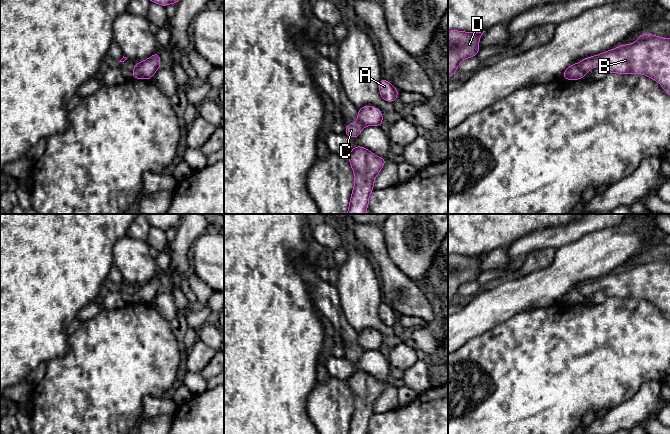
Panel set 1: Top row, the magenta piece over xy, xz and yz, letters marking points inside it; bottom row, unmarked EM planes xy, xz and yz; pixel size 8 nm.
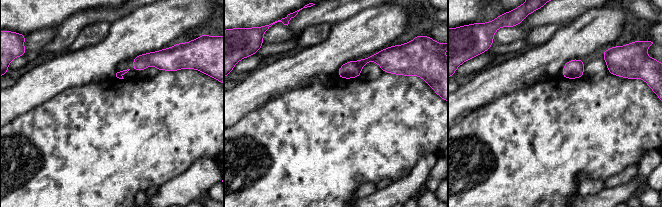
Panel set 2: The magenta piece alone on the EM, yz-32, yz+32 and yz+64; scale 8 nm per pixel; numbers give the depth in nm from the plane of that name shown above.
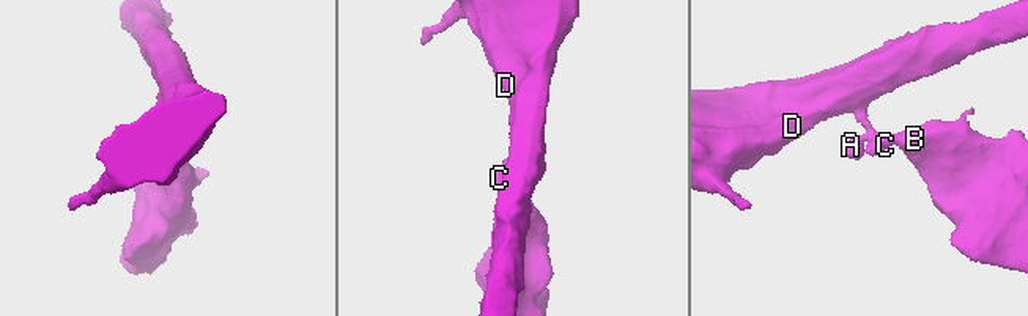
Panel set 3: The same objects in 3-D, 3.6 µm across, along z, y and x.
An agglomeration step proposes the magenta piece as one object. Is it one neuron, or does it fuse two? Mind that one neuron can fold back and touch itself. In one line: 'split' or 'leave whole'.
split

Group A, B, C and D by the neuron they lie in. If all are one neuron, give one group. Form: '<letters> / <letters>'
A D / B C

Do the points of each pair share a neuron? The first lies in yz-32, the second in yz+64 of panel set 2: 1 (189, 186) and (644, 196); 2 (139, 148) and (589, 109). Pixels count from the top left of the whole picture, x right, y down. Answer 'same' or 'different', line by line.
1: different
2: same

